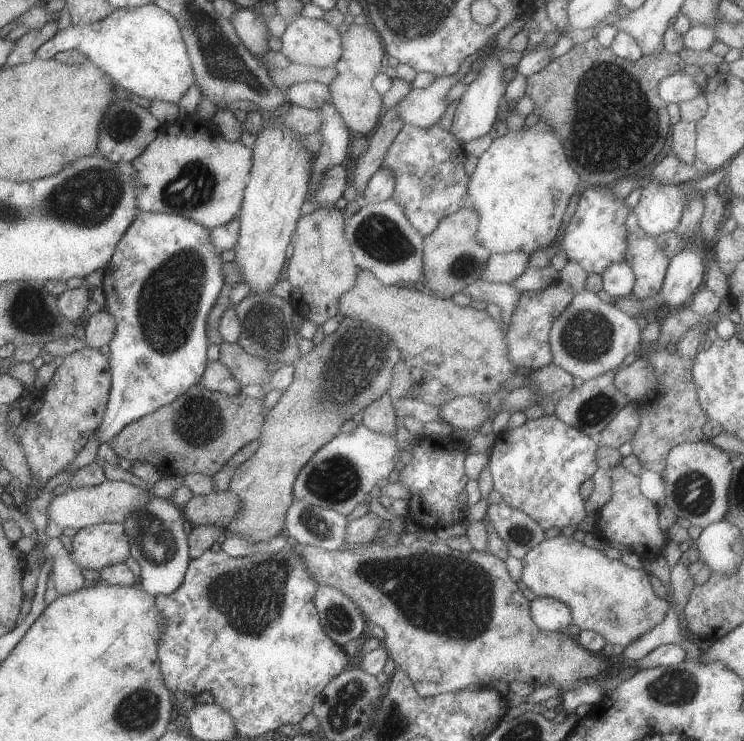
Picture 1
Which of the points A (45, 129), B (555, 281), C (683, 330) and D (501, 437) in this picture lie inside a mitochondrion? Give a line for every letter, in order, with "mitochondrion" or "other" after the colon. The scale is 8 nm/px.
A: other
B: other
C: other
D: other

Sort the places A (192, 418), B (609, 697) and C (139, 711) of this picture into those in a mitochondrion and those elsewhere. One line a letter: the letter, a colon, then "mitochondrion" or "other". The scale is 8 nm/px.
A: mitochondrion
B: other
C: mitochondrion

